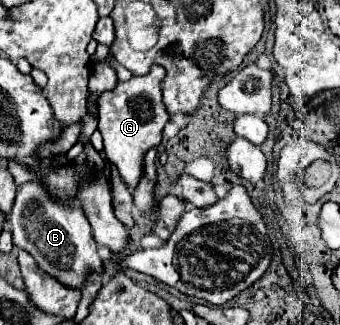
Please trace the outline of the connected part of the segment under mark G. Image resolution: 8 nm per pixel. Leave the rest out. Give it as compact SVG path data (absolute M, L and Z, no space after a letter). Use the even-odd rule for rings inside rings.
M155 65L147 75L131 77L125 83L117 83L115 89L105 91L99 97L99 131L103 135L103 153L113 163L129 189L139 183L143 173L143 155L147 149L161 143L163 125L169 121L169 113L161 101L161 79L165 69Z

